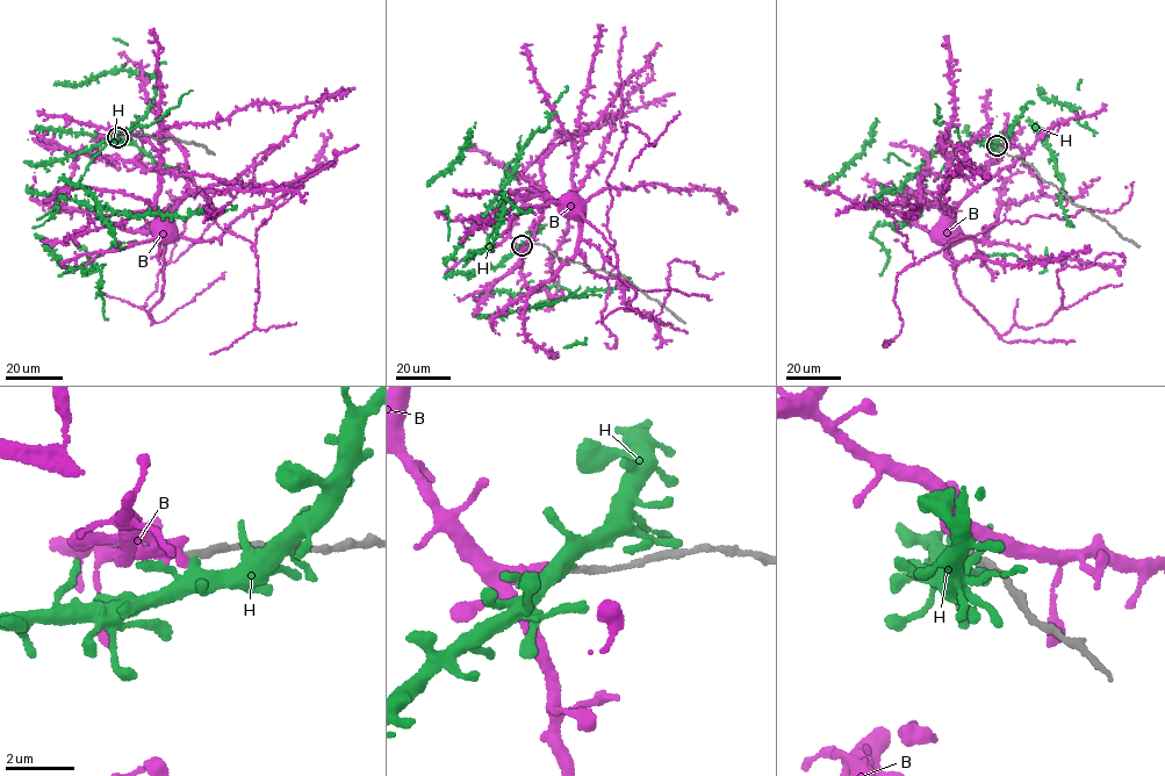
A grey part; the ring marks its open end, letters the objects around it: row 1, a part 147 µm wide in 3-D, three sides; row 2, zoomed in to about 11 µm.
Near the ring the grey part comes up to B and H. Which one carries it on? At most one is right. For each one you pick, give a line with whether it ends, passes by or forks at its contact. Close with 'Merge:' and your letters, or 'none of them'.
Merge: none of them

